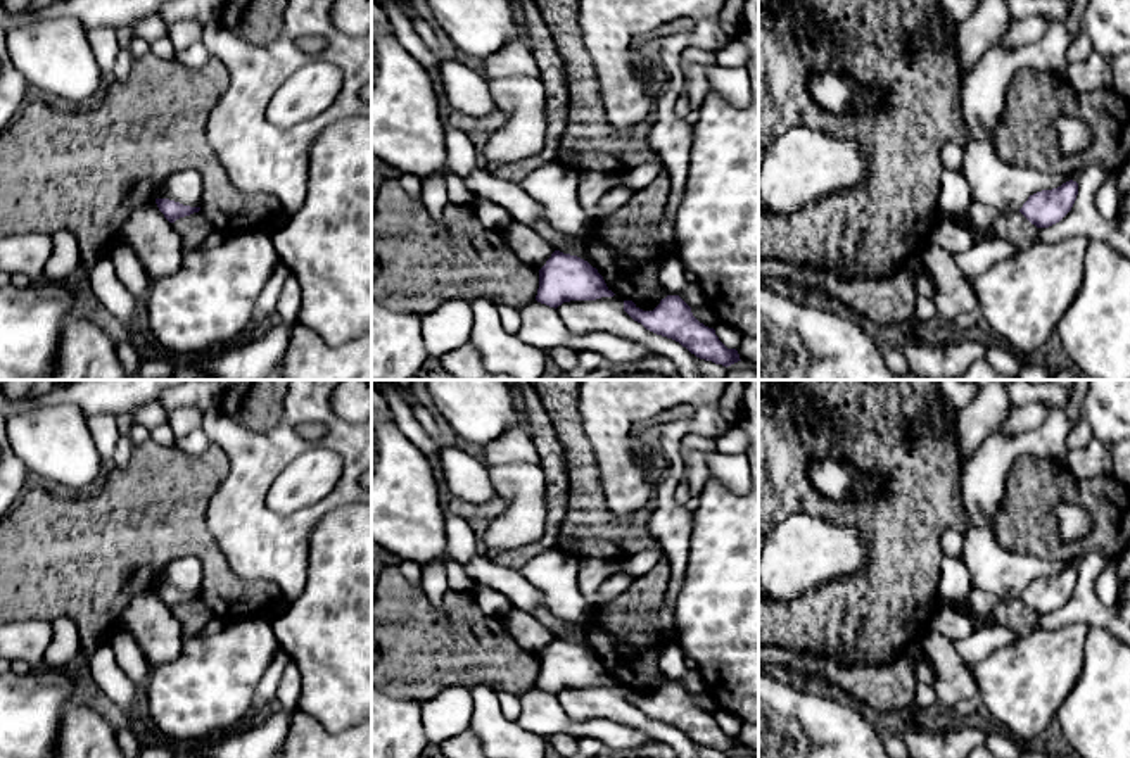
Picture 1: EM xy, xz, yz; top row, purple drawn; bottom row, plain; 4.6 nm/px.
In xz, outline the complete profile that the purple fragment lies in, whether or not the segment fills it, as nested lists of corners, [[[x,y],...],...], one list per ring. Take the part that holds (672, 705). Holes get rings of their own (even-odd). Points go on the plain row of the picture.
[[[667,682],[653,698],[643,698],[632,687],[624,687],[624,698],[646,717],[679,729],[700,746],[726,755],[741,748],[738,737],[727,736],[714,715],[700,710],[679,682]]]

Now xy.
[[[156,585],[156,591],[169,610],[175,610],[180,604],[185,604],[200,597],[200,594],[183,592],[169,585]]]

